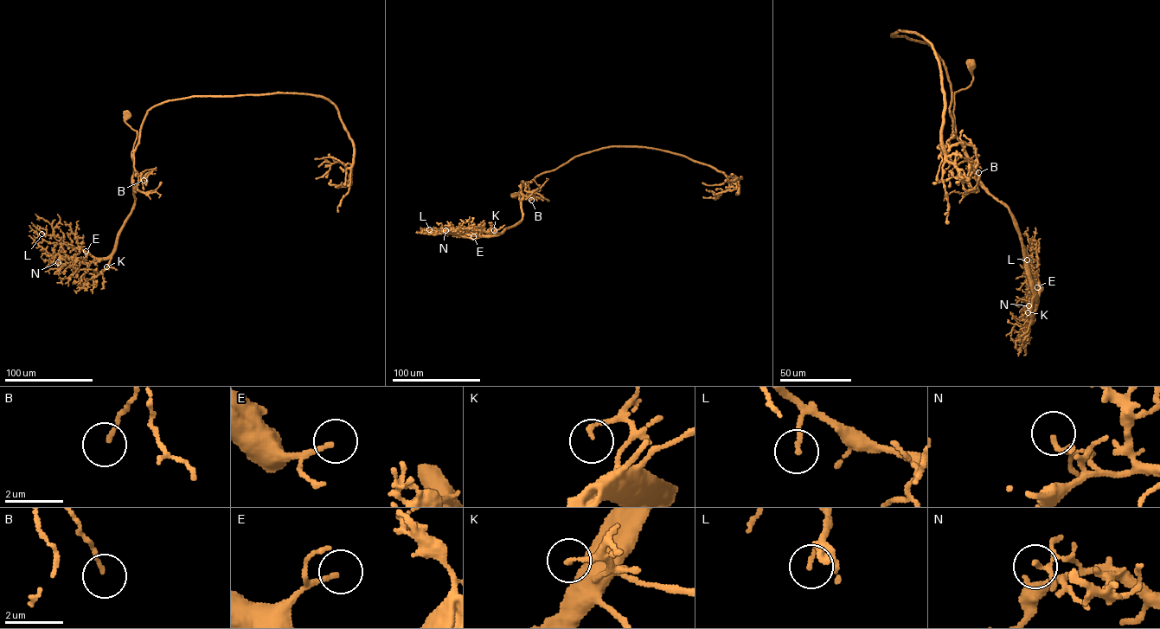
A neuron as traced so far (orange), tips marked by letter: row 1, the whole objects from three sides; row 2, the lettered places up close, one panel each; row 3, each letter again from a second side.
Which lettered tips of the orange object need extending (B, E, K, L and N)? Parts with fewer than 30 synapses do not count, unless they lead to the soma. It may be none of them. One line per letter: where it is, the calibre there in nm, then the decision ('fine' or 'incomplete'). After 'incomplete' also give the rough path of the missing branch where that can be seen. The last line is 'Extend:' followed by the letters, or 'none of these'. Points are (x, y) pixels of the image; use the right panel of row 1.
B: place (978, 172); calibre 110 nm; fine
E: place (1037, 287); calibre 140 nm; incomplete
K: place (1028, 312); calibre 130 nm; fine
L: place (1027, 259); calibre 140 nm; fine
N: place (1028, 305); calibre 110 nm; fine
Extend: E

